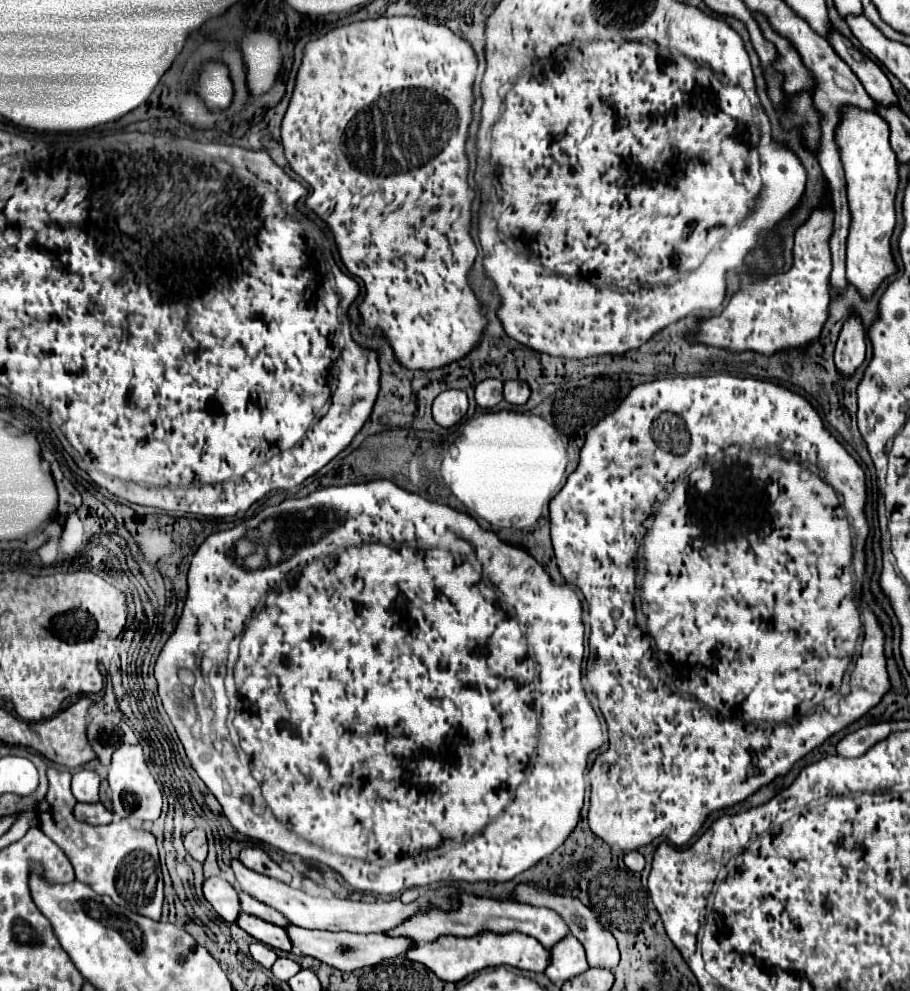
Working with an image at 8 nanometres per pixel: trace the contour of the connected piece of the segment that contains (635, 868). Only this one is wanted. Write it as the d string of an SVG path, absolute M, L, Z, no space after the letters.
M628 852L624 856L624 862L632 872L642 872L642 868L644 868L644 856L640 852Z

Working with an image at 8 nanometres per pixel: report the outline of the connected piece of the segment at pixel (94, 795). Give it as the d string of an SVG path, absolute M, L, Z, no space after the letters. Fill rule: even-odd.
M78 770L72 774L72 794L76 800L98 802L98 786L100 778L94 770Z

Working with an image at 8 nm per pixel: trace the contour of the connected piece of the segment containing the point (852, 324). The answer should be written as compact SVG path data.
M852 316L846 326L840 332L836 352L834 352L834 364L840 376L852 376L864 362L864 334L862 324L856 316Z

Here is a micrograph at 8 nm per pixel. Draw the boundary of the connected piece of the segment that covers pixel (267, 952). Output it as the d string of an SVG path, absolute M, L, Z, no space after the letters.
M260 942L250 944L250 954L252 954L252 958L254 958L258 964L262 964L264 968L270 968L270 966L274 964L274 960L278 958L272 948L268 948L266 944L260 944Z

